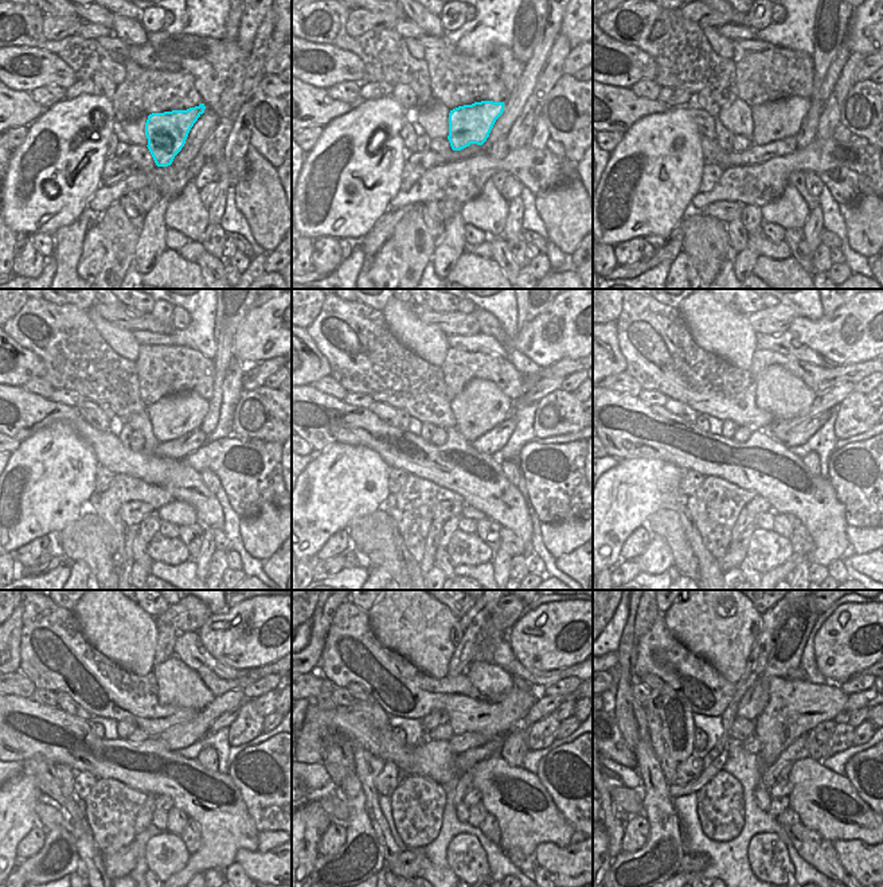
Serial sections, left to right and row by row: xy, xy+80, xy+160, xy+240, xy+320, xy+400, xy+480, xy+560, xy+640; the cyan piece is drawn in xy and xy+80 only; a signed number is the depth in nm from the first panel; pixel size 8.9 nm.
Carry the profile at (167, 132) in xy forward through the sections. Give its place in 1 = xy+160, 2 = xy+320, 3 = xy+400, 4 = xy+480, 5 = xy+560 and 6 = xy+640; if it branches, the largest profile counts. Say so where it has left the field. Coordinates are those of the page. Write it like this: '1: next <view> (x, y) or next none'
1: next xy+160 (776, 120)
2: next xy+320 (481, 405)
3: next xy+400 (780, 393)
4: next xy+480 (179, 686)
5: next xy+560 (487, 678)
6: next xy+640 (799, 673)

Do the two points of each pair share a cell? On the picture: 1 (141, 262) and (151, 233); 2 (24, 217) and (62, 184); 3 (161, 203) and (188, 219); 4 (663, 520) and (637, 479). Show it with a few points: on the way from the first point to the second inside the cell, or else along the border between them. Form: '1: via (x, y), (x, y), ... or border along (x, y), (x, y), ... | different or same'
1: via (145, 256), (151, 239) | same
2: via (36, 204), (40, 200), (55, 200), (61, 196) | same
3: border along (170, 200), (165, 208), (167, 227) | different
4: border along (675, 510), (656, 510), (647, 518) | different

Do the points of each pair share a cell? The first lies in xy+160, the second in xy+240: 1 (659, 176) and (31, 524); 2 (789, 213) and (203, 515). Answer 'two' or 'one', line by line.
1: one
2: two

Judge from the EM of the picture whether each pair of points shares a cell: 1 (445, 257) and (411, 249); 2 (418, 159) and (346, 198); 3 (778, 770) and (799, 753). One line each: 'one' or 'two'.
1: two
2: two
3: one

